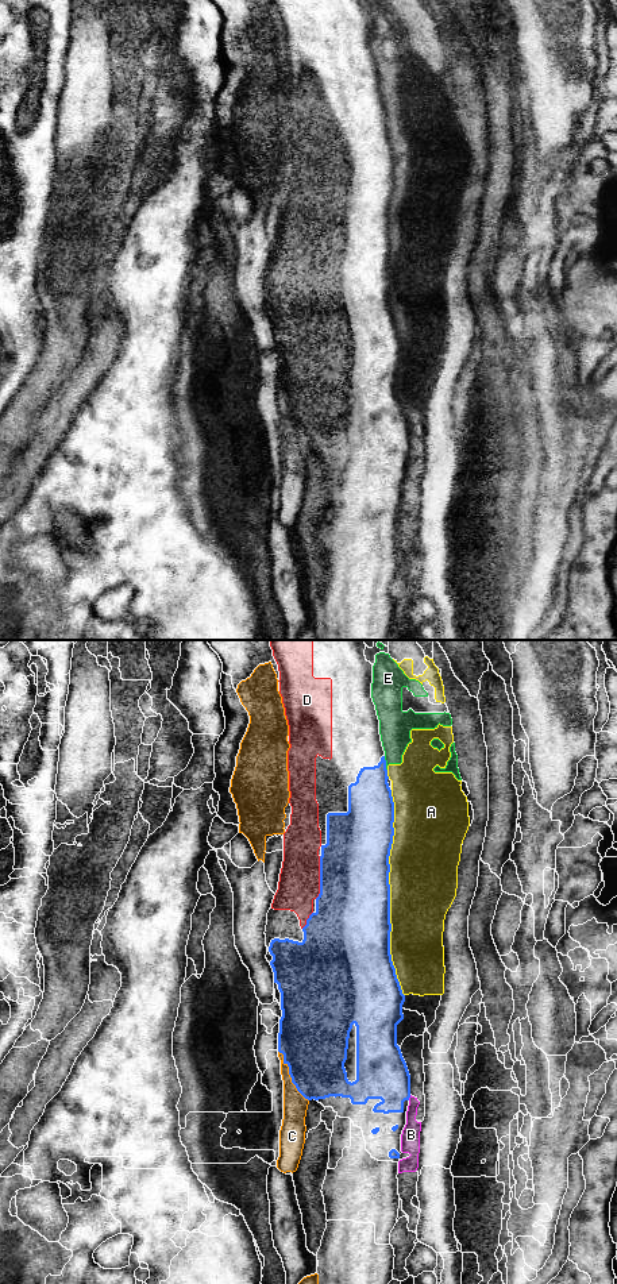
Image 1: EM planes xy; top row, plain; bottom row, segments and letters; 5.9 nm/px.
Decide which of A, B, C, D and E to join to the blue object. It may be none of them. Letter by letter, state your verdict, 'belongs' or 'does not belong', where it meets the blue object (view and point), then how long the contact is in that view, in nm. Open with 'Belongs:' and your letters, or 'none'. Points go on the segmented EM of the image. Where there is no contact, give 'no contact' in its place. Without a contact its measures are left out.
Belongs: D
A: does not belong; meets blue in xy at (389, 893); contact 1250 nm long
B: does not belong; meets blue in xy at (409, 1097); contact 40 nm long
C: does not belong; meets blue in xy at (290, 1076); contact 360 nm long
D: belongs; meets blue in xy at (320, 878); contact 260 nm long
E: does not belong; meets blue in xy at (385, 763); contact 90 nm long

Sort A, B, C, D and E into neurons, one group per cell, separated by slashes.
A B E / C / D

